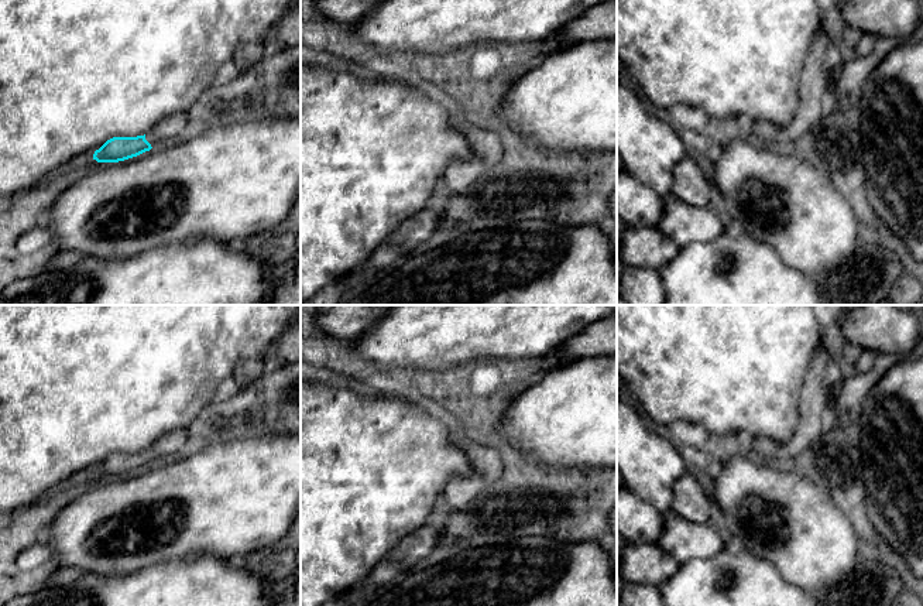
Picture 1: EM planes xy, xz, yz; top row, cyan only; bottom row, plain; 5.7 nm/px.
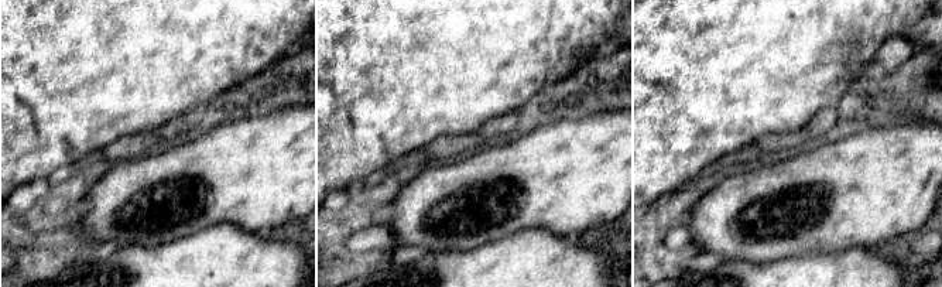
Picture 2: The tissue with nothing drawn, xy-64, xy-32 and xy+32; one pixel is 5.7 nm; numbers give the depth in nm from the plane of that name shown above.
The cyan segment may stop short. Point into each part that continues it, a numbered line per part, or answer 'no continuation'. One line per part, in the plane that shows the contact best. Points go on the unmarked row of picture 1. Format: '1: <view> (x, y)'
1: xy (153, 454)

